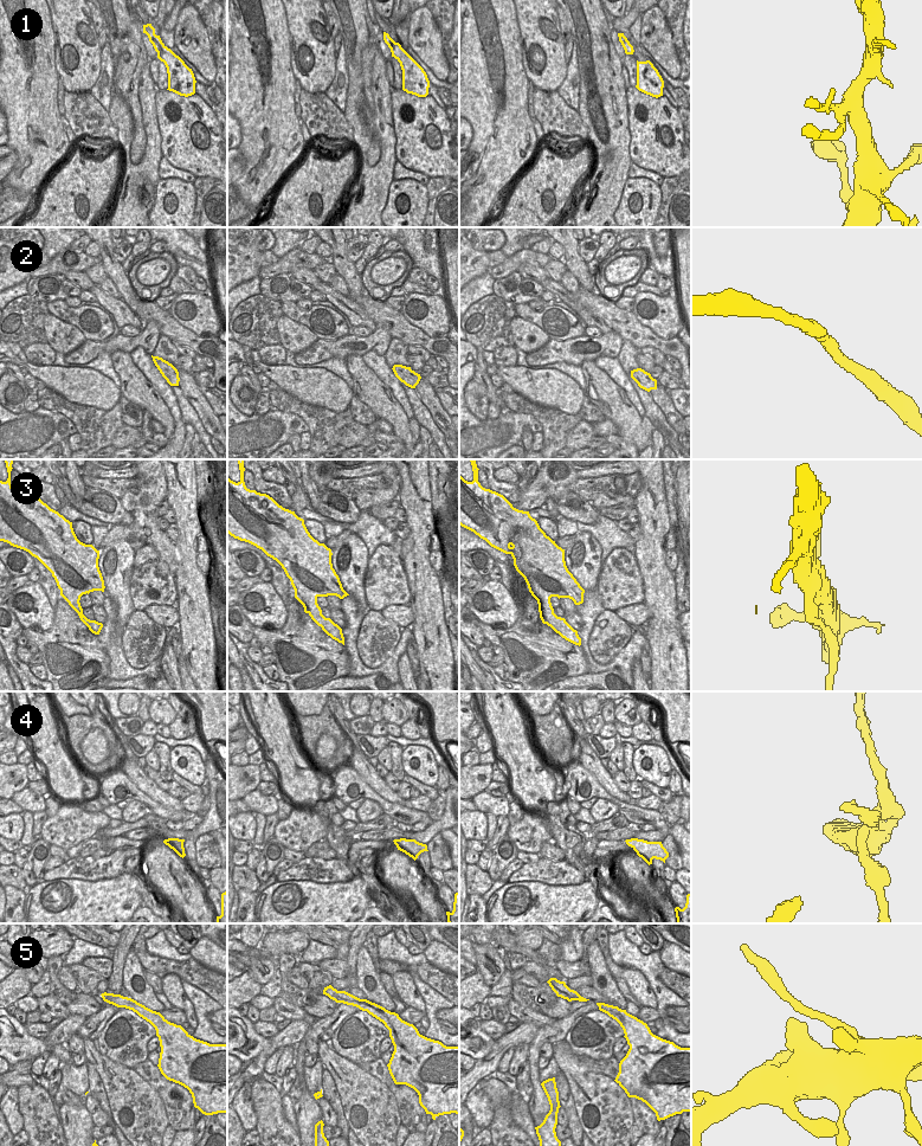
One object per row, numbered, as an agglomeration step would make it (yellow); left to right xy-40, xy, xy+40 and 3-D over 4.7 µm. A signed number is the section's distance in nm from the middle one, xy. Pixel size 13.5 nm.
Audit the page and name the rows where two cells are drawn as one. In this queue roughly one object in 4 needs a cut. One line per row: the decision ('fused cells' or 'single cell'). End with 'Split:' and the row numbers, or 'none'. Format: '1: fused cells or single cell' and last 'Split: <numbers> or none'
1: single cell
2: single cell
3: fused cells
4: fused cells
5: fused cells
Split: 3, 4, 5

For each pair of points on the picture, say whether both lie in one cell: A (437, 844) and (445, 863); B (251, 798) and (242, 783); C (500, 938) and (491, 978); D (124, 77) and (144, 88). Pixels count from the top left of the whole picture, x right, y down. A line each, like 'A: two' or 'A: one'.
A: one
B: two
C: two
D: two

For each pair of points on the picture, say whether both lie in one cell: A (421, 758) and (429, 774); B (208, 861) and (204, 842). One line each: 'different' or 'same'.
A: same
B: same

